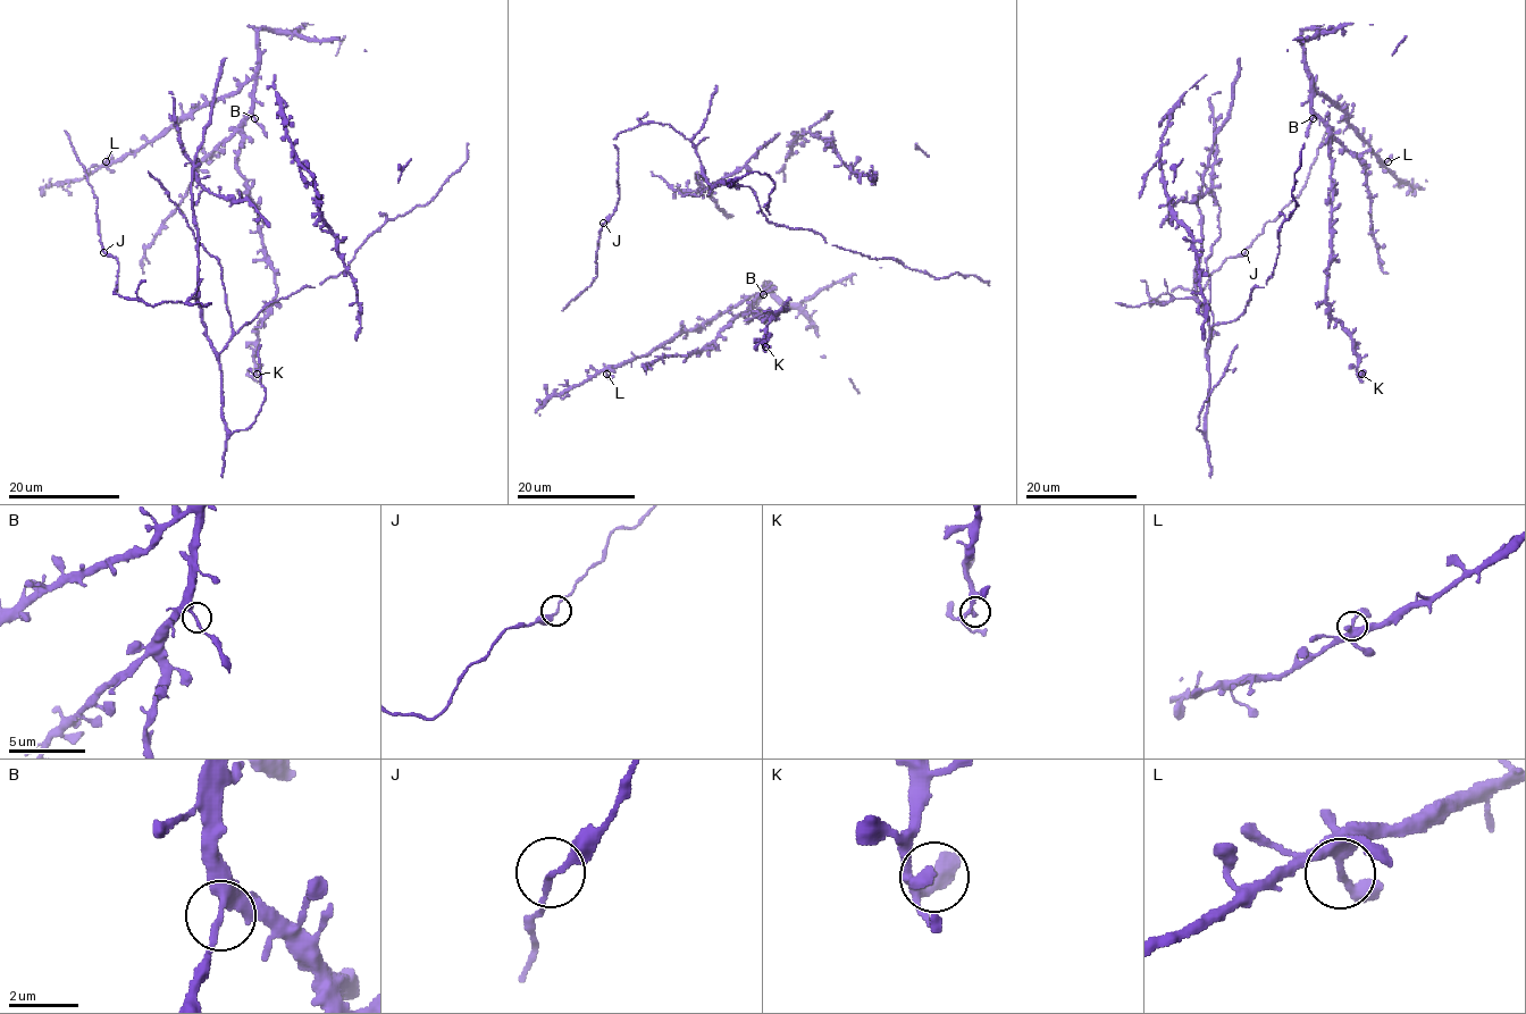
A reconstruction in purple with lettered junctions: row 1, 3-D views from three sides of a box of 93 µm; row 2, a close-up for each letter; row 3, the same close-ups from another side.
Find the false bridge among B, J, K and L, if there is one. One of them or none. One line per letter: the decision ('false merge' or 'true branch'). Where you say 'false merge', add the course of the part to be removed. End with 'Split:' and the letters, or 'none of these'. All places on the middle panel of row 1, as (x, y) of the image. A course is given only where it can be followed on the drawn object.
B: false merge | (763, 294), (777, 288)
J: true branch
K: true branch
L: true branch
Split: B

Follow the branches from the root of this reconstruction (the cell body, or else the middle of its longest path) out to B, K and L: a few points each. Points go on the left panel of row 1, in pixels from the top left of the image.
B: (277, 302), (275, 270), (266, 253), (248, 179), (236, 160), (242, 124), (250, 115), (254, 118)
K: (277, 302), (257, 326), (257, 374)
L: (277, 302), (275, 270), (236, 160), (242, 123), (254, 108), (253, 78), (106, 161)

